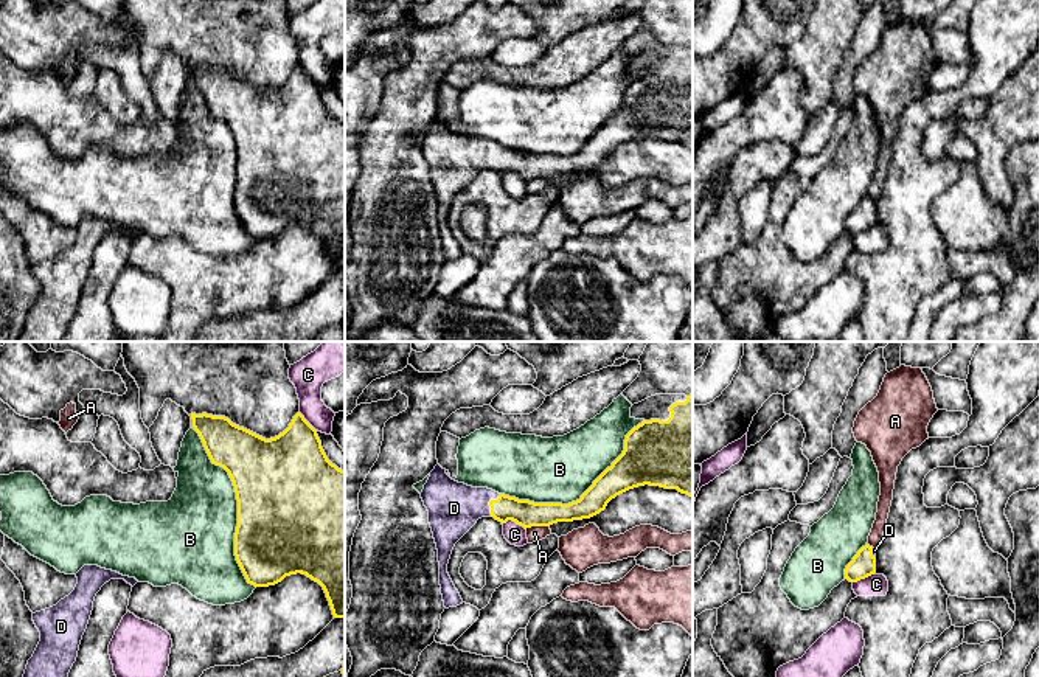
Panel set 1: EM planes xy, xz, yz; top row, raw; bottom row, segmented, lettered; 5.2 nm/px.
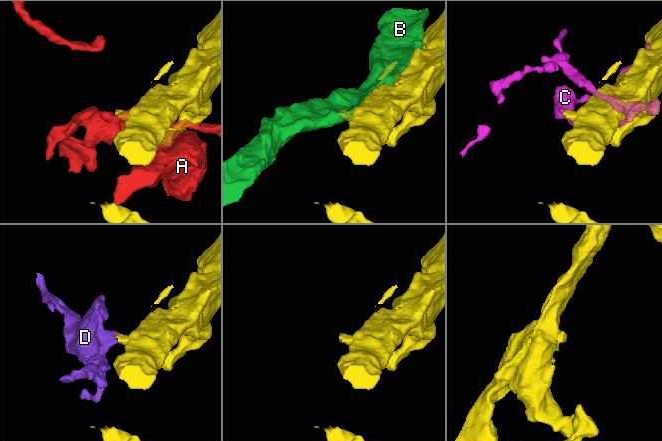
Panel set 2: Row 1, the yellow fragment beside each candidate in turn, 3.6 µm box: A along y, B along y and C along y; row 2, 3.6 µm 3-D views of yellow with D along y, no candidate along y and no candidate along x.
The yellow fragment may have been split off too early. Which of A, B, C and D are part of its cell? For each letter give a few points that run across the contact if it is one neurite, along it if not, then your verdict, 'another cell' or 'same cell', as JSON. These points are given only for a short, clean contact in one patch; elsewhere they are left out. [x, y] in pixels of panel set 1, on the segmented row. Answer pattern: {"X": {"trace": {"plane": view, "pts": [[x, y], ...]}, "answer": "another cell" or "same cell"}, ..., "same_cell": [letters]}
{"A": {"answer": "another cell"}, "B": {"answer": "another cell"}, "C": {"answer": "another cell"}, "D": {"trace": {"plane": "xz", "pts": [[525, 513], [489, 503], [468, 503], [454, 508]]}, "answer": "same cell"}, "same_cell": ["D"]}

